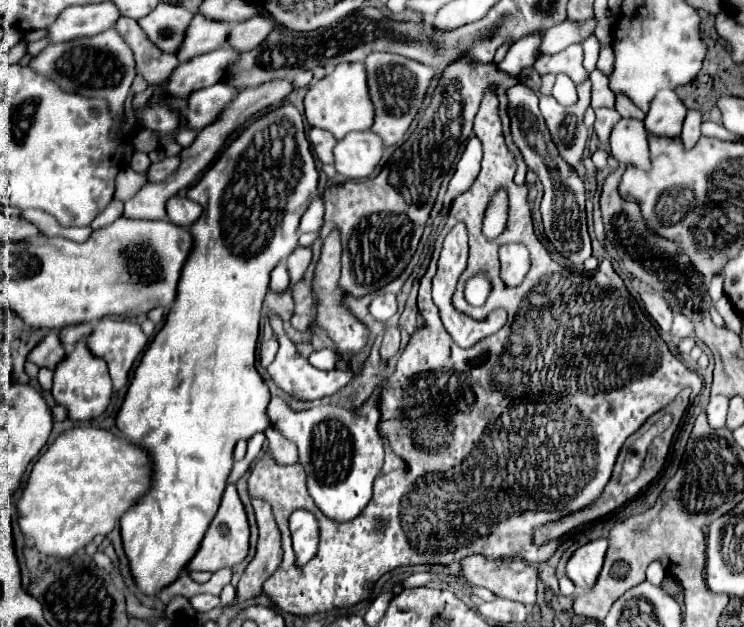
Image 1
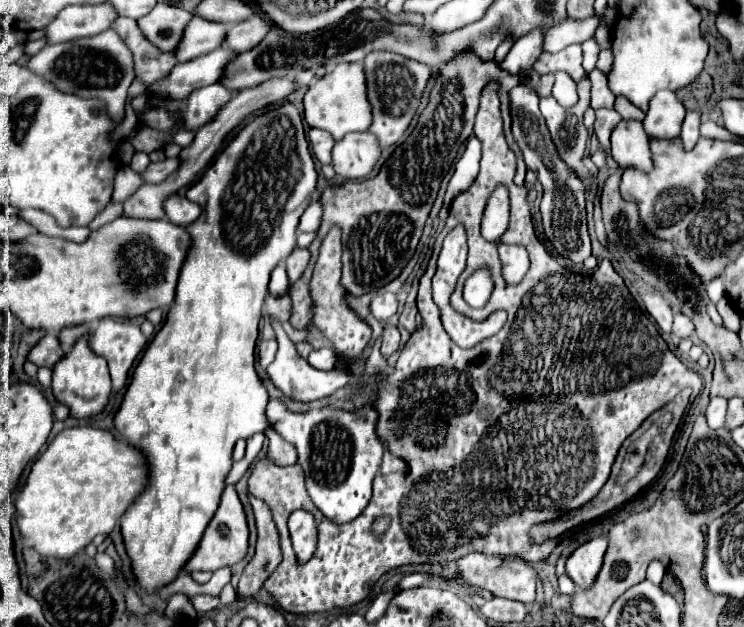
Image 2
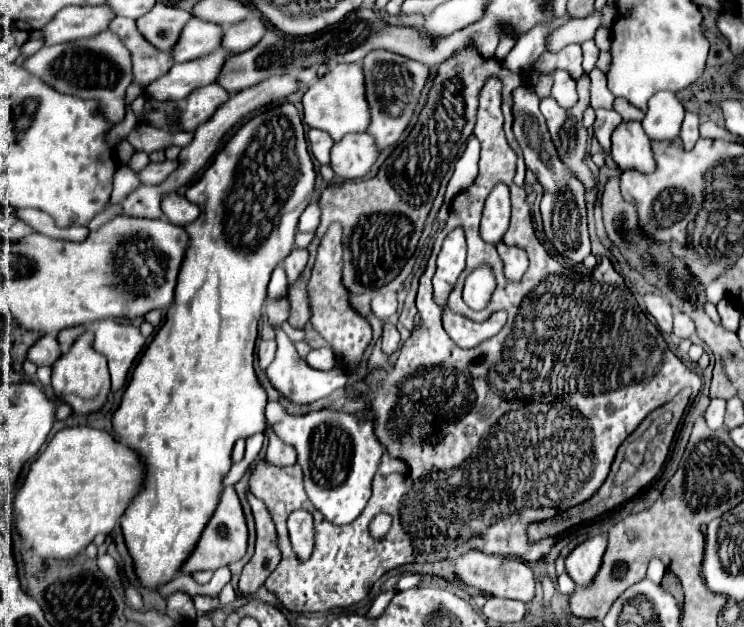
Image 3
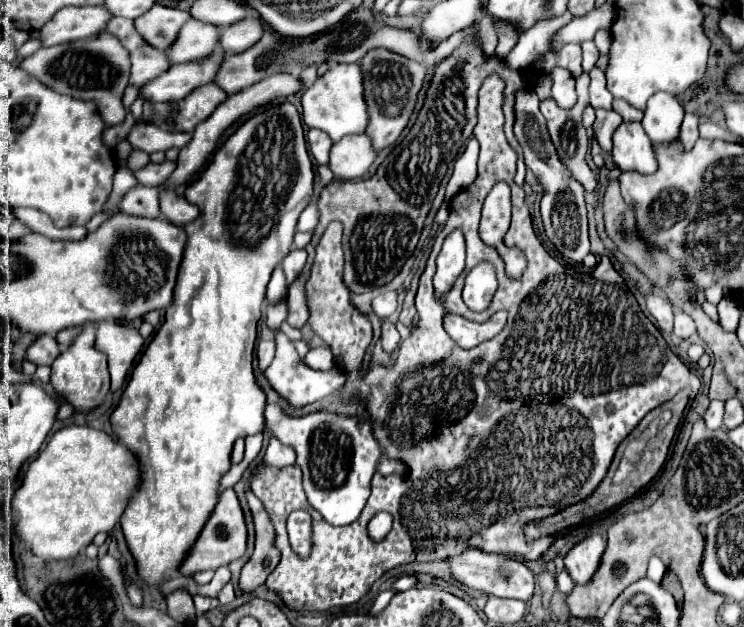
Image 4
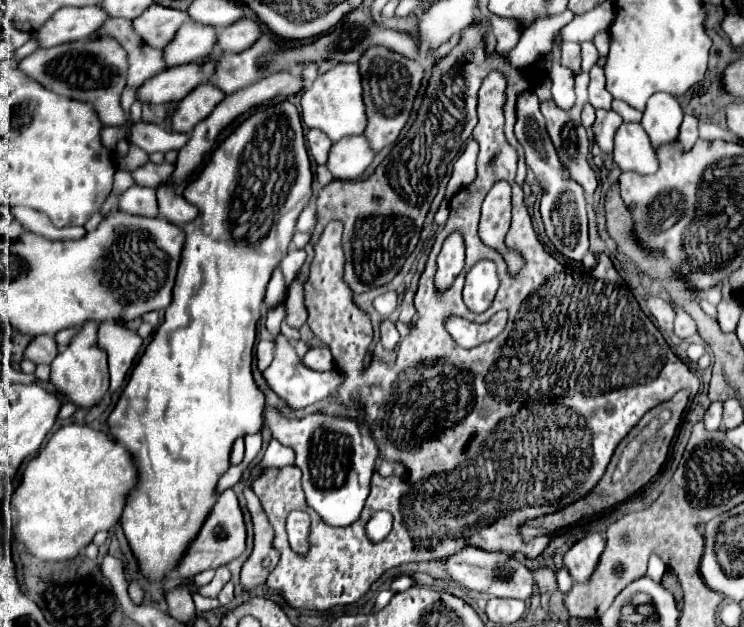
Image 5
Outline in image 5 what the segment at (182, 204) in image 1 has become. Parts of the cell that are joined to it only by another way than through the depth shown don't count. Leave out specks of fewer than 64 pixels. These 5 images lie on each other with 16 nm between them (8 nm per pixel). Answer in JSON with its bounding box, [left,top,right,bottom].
[156,184,198,226]

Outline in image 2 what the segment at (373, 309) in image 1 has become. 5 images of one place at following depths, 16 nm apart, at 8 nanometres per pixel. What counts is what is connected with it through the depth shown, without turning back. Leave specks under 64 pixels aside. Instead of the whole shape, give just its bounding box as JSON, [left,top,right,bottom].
[370,292,396,322]

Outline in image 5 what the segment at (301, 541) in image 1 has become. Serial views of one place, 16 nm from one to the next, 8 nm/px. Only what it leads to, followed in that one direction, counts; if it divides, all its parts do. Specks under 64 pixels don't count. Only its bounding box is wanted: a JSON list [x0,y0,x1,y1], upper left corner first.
[286,512,308,554]

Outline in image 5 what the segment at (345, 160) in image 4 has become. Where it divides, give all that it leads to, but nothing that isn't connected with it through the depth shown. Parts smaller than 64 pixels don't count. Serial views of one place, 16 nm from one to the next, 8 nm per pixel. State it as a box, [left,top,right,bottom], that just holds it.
[326,136,374,180]

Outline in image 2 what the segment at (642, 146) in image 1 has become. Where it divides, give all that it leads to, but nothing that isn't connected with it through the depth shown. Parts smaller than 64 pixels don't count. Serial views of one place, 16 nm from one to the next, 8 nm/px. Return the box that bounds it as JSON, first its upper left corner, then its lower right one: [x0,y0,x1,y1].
[612,120,654,172]

